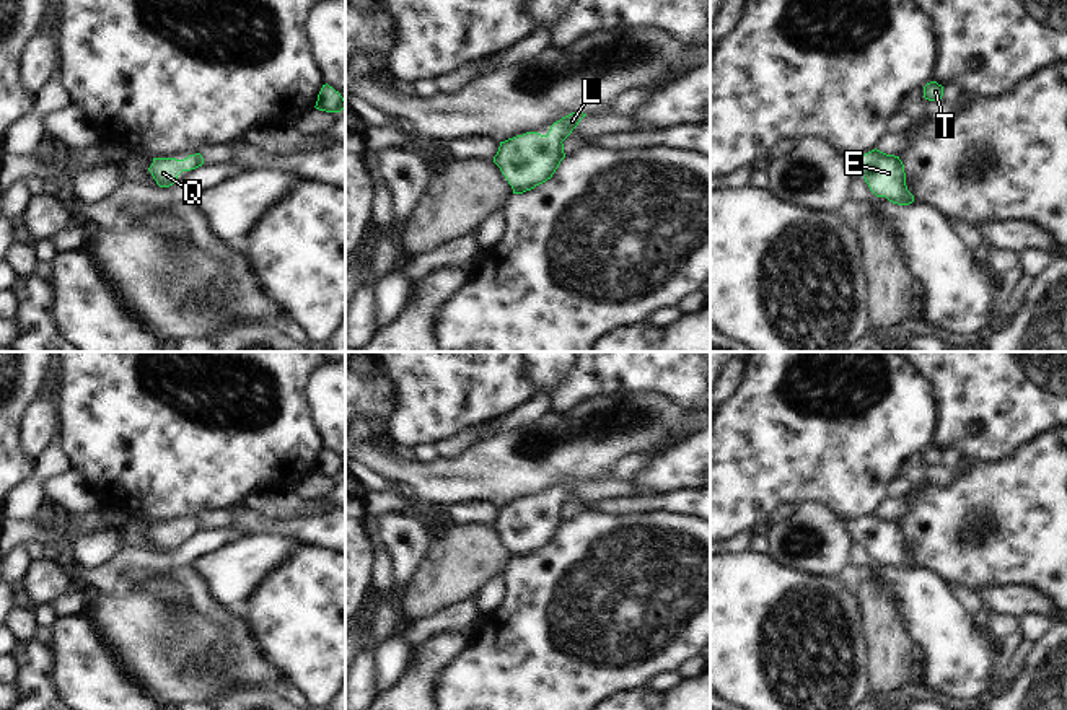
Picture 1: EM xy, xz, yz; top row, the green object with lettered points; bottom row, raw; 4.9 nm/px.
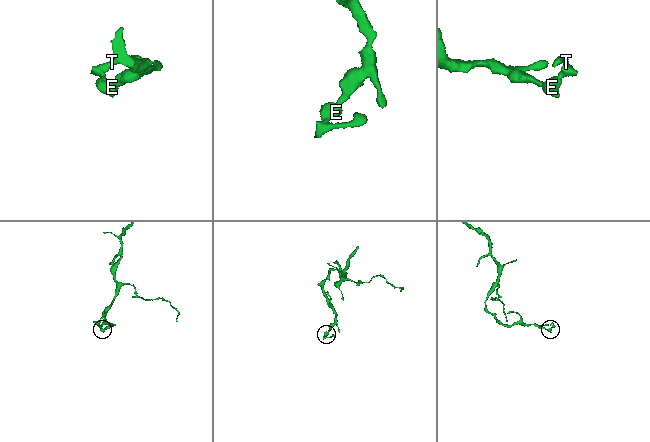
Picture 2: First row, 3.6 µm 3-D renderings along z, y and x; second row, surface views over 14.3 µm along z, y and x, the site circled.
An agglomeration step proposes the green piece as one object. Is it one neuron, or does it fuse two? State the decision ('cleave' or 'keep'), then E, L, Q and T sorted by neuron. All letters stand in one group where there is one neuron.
keep | E L Q T

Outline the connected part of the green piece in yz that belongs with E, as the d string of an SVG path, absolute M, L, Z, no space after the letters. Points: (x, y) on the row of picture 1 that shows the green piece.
M875 148L855 160L855 164L876 197L886 197L898 205L914 202L914 195L906 186L904 164L899 156L886 155Z

